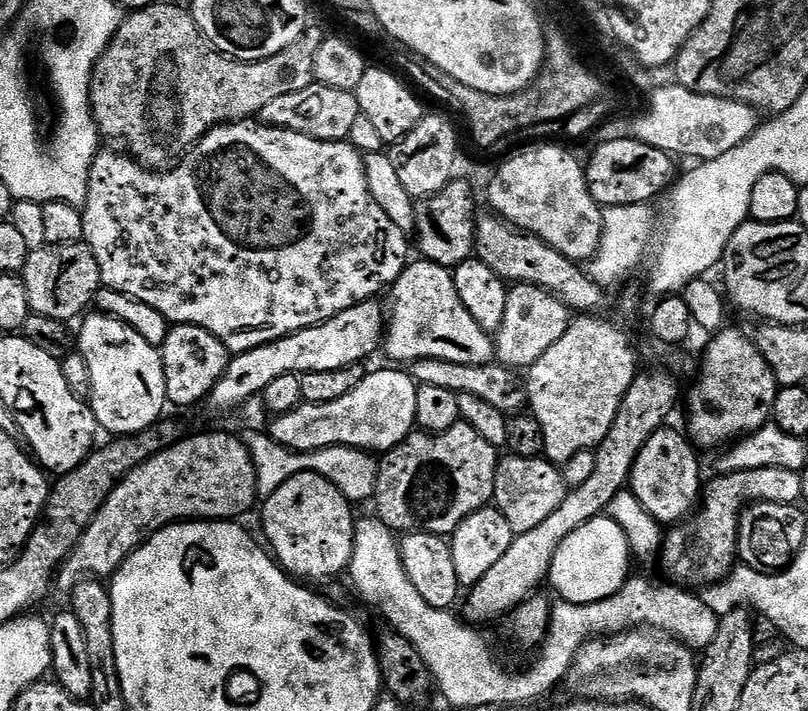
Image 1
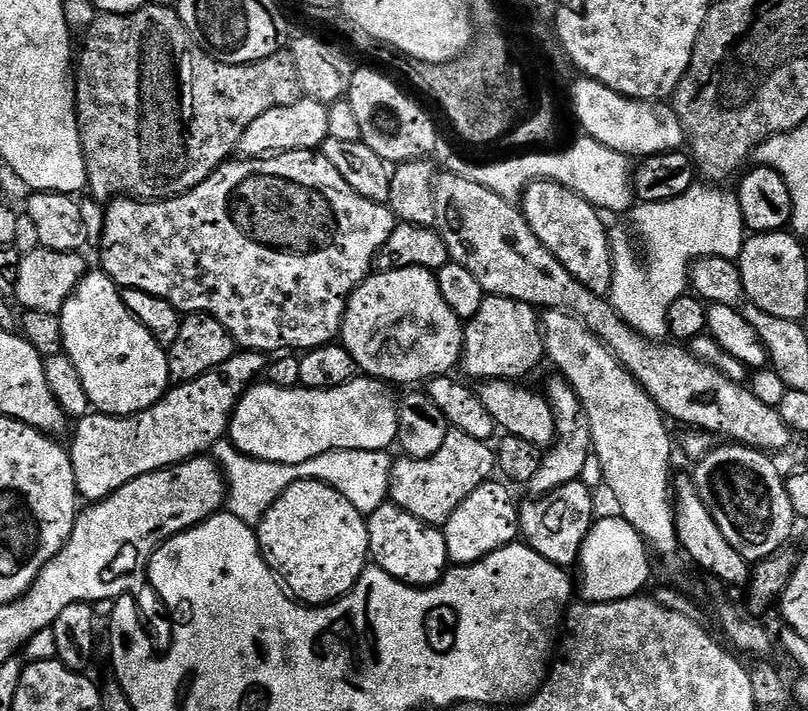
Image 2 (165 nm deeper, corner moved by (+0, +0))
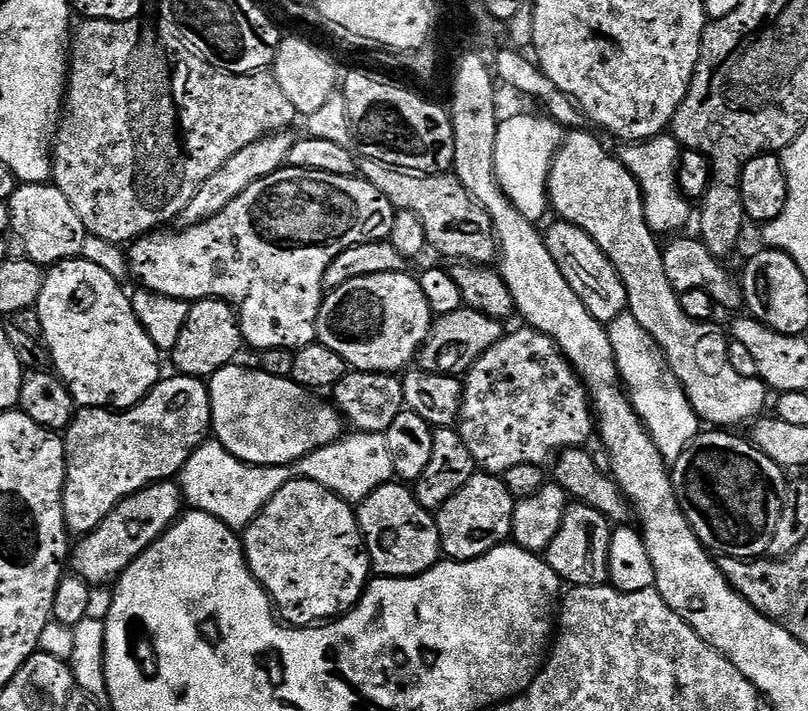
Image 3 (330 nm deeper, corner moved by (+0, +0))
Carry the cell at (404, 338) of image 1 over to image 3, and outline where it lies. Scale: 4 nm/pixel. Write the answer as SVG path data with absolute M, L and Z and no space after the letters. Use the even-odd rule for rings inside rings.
M407 271L370 274L362 278L350 278L350 282L331 289L325 295L324 304L318 314L317 341L330 346L334 354L342 354L349 369L358 372L403 373L411 365L408 363L411 360L413 363L419 357L421 348L432 333L434 323L432 307L430 302L426 302L426 294L422 294L419 279L415 275L408 275Z

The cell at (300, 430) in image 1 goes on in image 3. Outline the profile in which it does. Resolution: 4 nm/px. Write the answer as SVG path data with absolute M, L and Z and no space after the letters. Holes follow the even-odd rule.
M233 362L215 372L207 381L207 386L212 403L215 443L247 464L261 464L267 468L275 464L295 464L304 456L335 444L345 435L346 420L335 403L327 399L324 401L320 397L323 395L295 384L290 378L274 378L274 374L266 374L259 367L243 368L240 362Z

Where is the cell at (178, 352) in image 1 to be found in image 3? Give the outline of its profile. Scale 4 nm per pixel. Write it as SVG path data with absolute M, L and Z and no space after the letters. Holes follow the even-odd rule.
M198 300L189 307L186 326L178 334L178 346L170 354L177 373L182 376L210 378L218 370L233 363L242 349L240 317L224 300Z

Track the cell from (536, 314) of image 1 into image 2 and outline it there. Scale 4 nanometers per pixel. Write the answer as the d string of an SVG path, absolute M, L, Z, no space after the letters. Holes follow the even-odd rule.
M485 295L482 310L464 324L464 354L459 367L476 382L485 380L519 381L545 359L542 320L531 304Z

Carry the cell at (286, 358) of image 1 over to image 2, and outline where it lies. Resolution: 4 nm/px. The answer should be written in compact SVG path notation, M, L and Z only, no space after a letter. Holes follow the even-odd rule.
M240 350L222 366L185 384L169 387L159 402L136 416L83 416L75 425L76 433L70 443L77 493L88 502L105 500L126 482L142 478L142 474L211 453L212 447L225 439L236 403L265 372L265 353Z

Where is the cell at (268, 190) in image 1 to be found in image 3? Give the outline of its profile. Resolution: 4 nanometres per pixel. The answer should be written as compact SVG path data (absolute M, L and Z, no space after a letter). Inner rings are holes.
M285 166L279 168L274 174L254 182L238 198L234 198L234 202L230 202L230 206L226 206L226 210L214 214L208 220L203 220L201 224L189 224L181 227L179 229L181 232L153 230L147 236L141 236L139 240L133 240L126 252L128 271L131 279L133 281L137 280L135 283L139 287L149 288L150 291L158 294L166 294L170 298L178 298L189 302L198 300L226 301L227 304L236 309L240 317L240 334L247 347L249 344L250 347L256 348L255 350L260 352L274 350L275 348L295 350L304 348L307 344L317 343L316 323L326 295L324 275L330 264L334 262L334 258L338 258L338 254L342 254L342 250L350 250L350 246L355 244L387 240L390 230L394 226L396 213L397 211L392 207L392 203L386 198L382 198L382 194L378 194L378 190L374 190L374 186L370 186L370 182L366 182L359 175L339 176L338 174L326 174L309 168L289 168Z

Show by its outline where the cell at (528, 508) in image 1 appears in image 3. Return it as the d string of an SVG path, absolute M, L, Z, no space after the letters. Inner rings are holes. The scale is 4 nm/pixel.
M569 503L562 518L562 526L558 534L554 535L546 551L548 565L560 575L565 585L581 588L602 588L609 583L608 571L610 570L610 542L614 528L594 506Z

